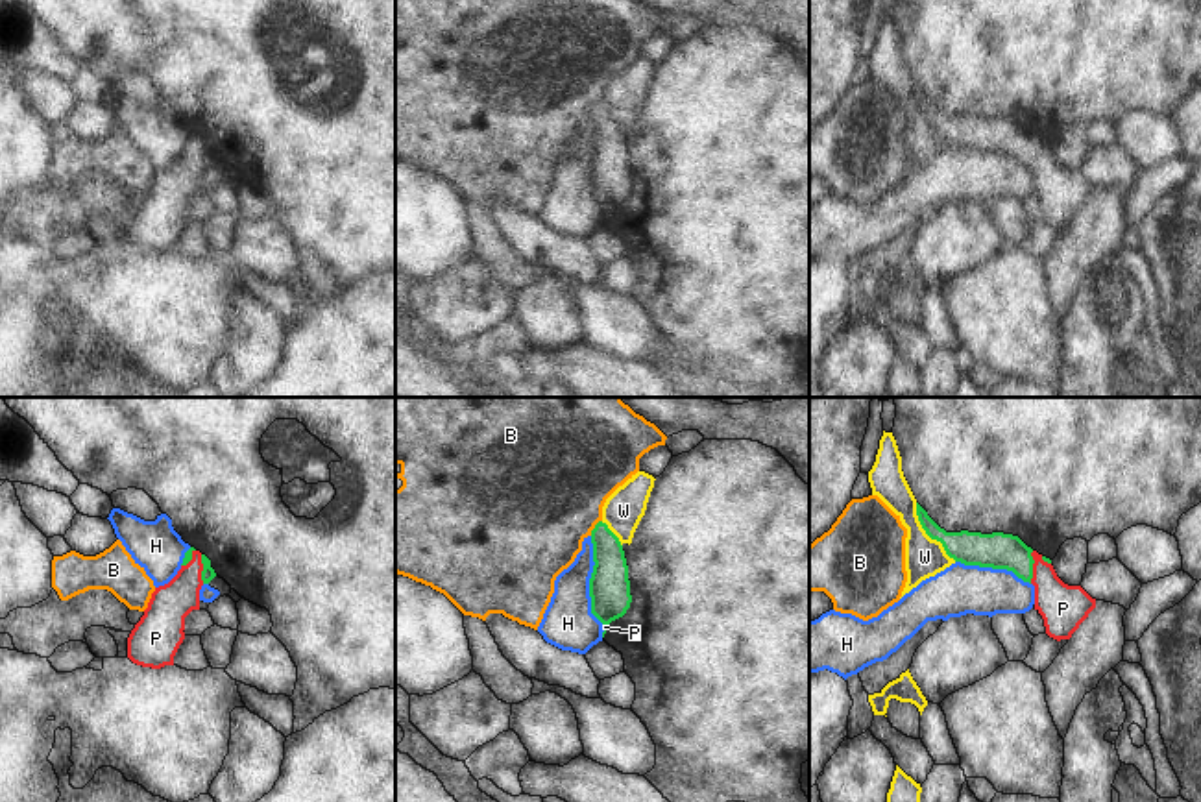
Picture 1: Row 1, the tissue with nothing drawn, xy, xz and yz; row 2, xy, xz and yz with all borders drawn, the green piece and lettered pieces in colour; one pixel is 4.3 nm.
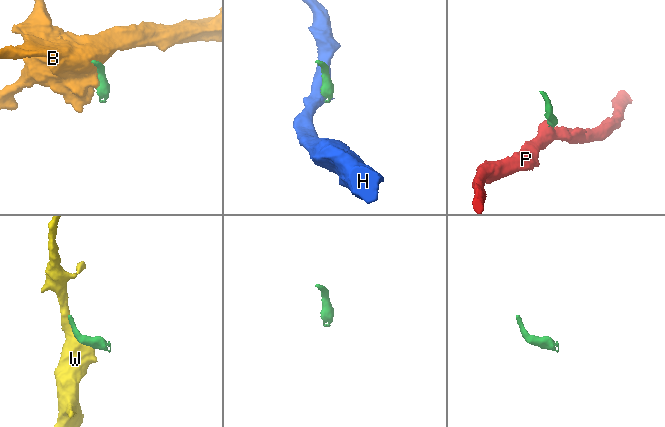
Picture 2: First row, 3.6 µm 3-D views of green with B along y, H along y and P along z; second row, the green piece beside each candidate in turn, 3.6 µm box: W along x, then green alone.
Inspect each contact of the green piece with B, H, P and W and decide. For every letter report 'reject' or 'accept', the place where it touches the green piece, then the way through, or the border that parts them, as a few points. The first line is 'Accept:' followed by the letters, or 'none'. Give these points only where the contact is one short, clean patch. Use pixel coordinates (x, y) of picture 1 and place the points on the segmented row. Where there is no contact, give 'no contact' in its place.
Accept: P
B: reject; meets green in xz at (595, 527)
H: reject; meets green in xz at (590, 581)
P: accept; meets green in yz at (1031, 568); runs through yz (1000, 551), (1009, 551), (1031, 568), (1063, 608)
W: reject; meets green in yz at (928, 534)

